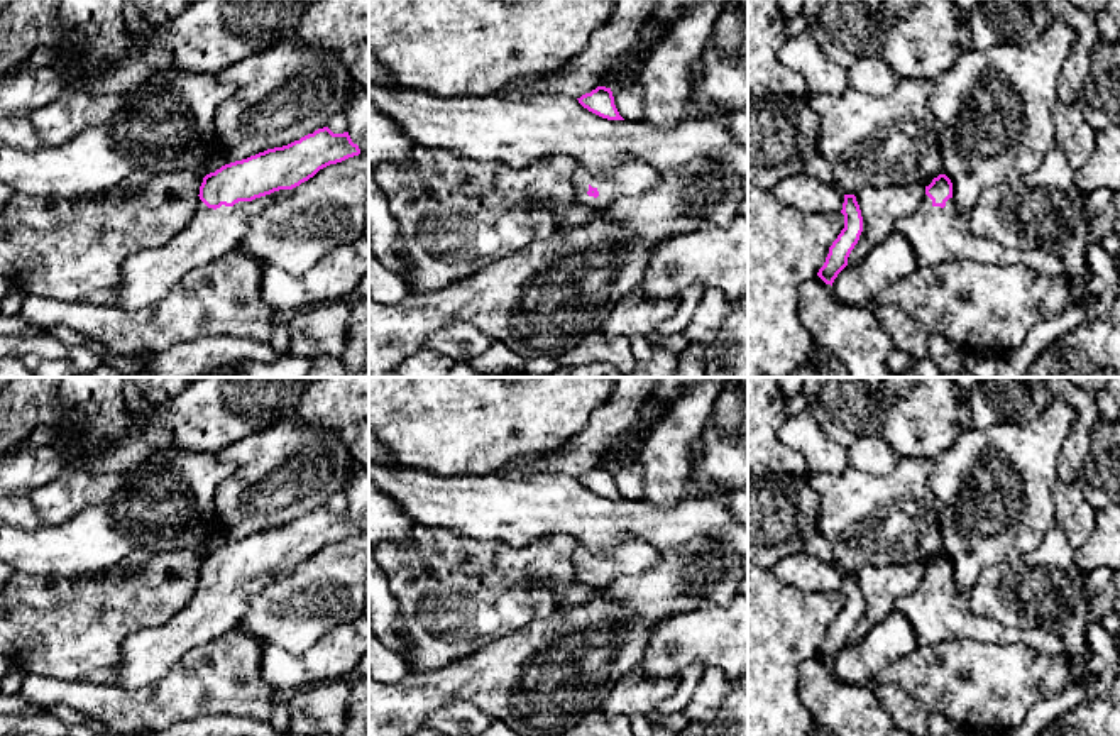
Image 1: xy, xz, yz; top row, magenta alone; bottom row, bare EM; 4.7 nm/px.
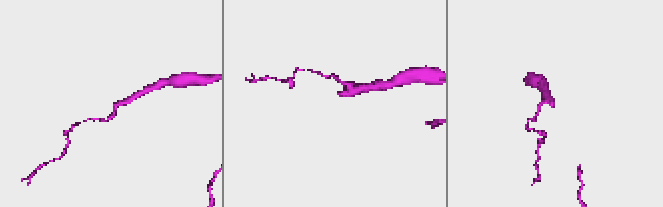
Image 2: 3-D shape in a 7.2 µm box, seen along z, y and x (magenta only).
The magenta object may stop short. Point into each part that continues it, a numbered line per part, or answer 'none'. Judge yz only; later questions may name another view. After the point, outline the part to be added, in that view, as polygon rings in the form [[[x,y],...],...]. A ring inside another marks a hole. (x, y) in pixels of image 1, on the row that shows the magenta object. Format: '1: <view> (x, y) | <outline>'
1: yz (938, 236) | [[[925,195],[920,206],[905,213],[895,225],[910,244],[922,269],[936,267],[951,261],[978,261],[993,266],[1025,264],[1044,274],[1066,277],[1066,264],[1047,252],[1020,252],[1007,249],[988,239],[975,237],[953,198],[946,206],[934,206]]]

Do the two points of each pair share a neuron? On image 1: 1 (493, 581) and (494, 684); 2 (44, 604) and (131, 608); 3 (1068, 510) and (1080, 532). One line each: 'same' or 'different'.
1: different
2: same
3: same

